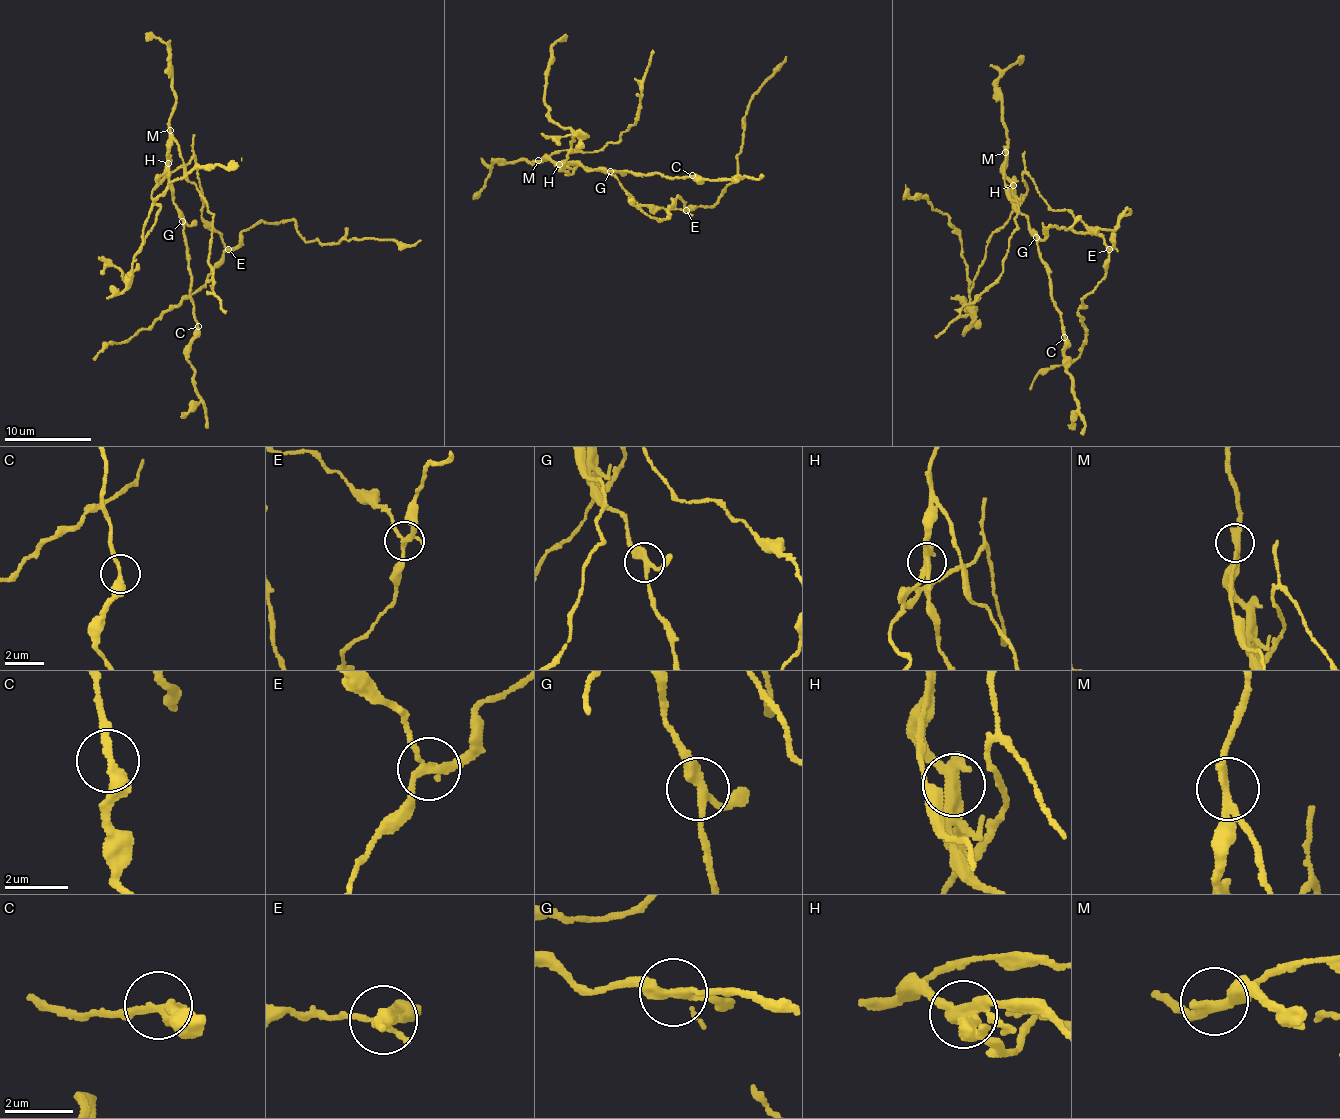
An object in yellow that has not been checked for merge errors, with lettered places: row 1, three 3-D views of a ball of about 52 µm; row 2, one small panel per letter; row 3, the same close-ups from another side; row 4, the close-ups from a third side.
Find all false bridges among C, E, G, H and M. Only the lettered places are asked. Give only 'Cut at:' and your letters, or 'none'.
Cut at: E, H, M

